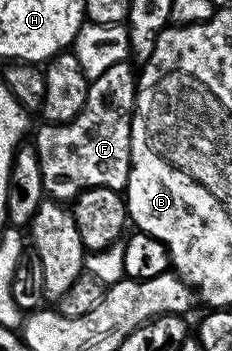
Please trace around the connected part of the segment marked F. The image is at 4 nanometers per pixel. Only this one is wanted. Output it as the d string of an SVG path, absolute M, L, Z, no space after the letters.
M129 61L115 63L115 67L107 67L103 75L92 78L89 82L87 99L83 103L83 111L62 125L41 123L37 129L35 144L39 155L39 171L43 171L43 187L52 200L69 203L78 197L84 189L124 190L129 178L131 163L131 119L133 104L136 103L138 74L133 73Z

